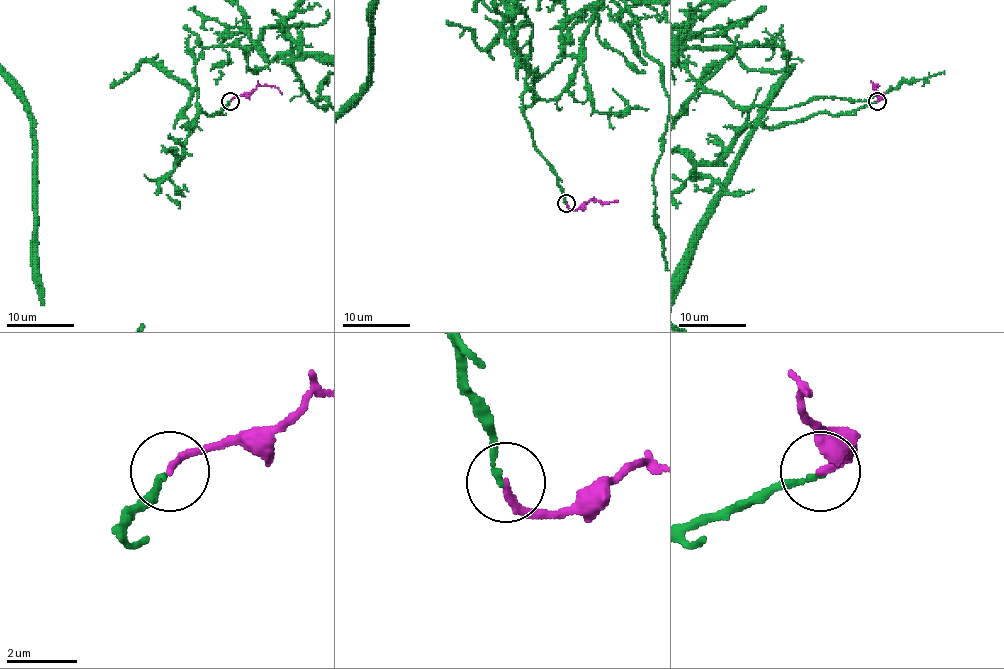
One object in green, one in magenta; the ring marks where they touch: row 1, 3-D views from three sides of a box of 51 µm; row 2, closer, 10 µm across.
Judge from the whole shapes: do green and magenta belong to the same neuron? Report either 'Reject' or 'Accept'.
Accept

